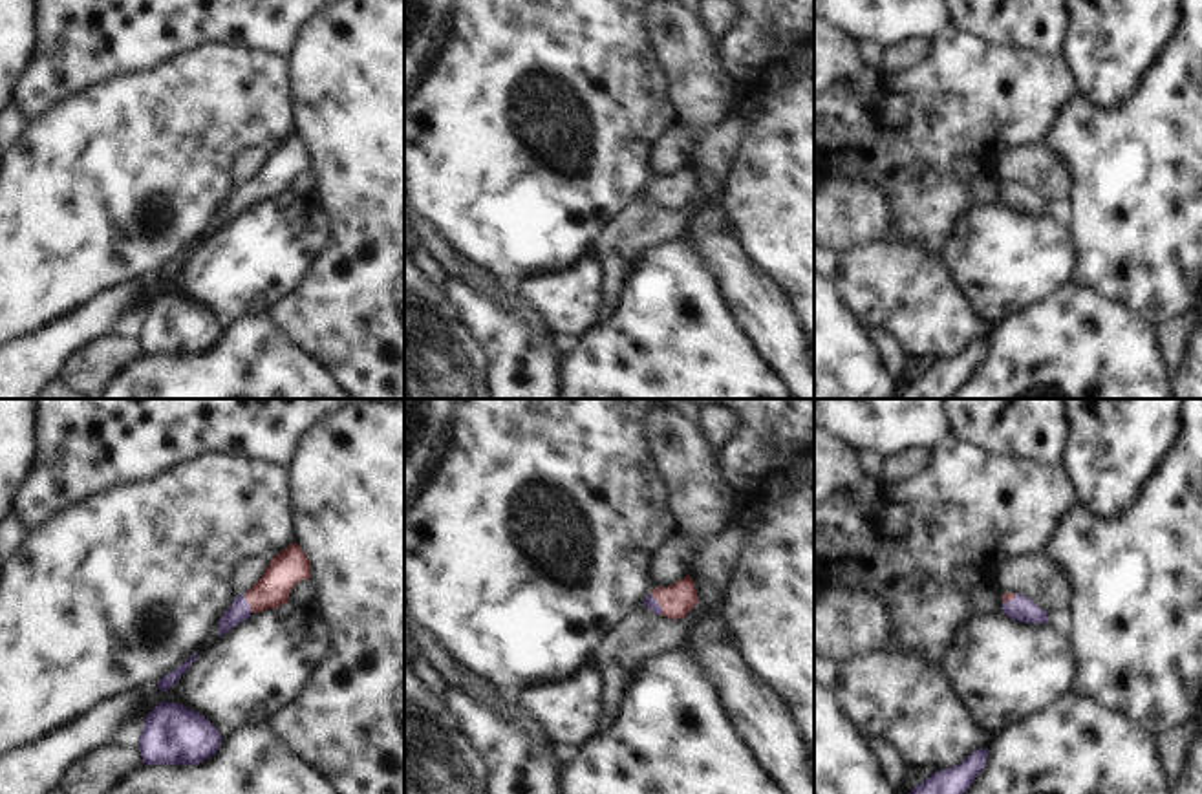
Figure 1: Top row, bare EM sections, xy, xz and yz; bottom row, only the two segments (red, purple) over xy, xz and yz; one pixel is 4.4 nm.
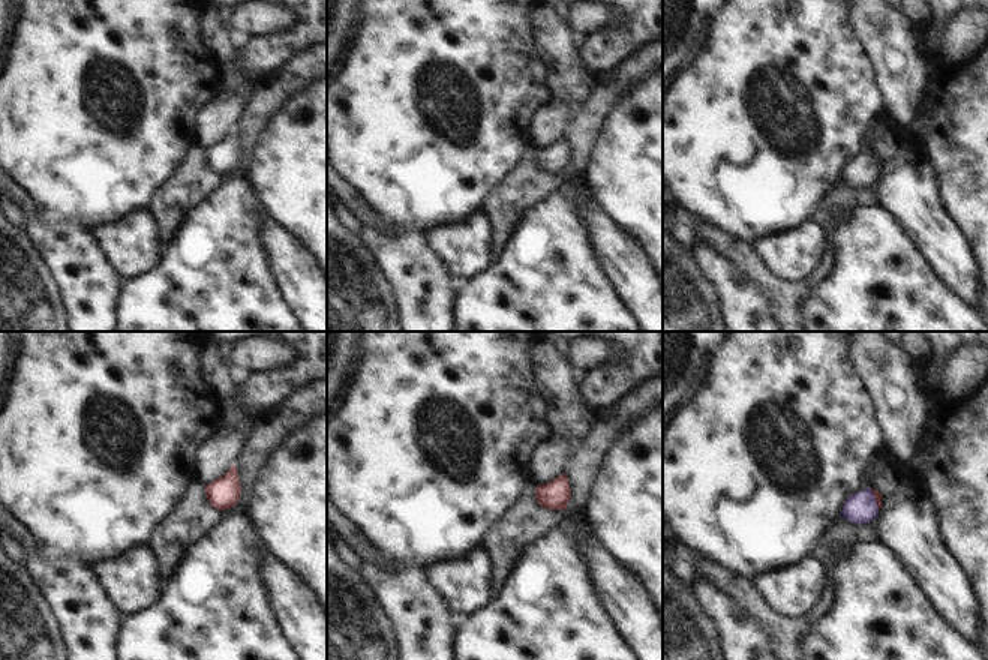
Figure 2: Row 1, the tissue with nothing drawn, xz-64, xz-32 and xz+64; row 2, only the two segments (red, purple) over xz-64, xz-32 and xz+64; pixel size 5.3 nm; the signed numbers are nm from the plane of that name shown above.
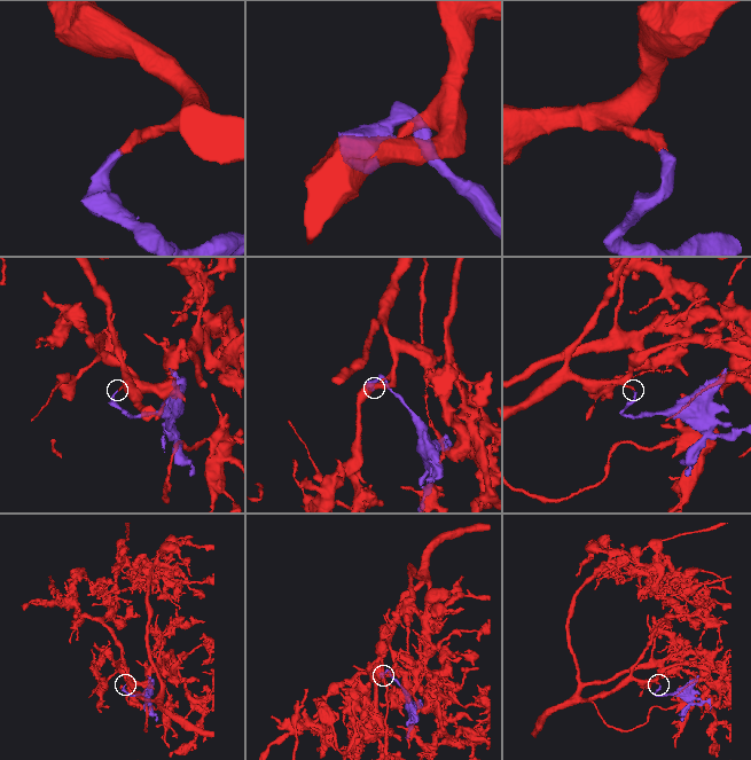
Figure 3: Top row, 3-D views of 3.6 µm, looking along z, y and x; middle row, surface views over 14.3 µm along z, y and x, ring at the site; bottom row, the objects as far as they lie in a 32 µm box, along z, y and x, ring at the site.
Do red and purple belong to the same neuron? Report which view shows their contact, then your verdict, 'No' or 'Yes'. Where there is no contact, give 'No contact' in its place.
Touches red in xz. Yes

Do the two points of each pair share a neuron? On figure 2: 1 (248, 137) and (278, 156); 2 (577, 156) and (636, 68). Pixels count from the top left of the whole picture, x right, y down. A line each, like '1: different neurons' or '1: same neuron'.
1: different neurons
2: same neuron

